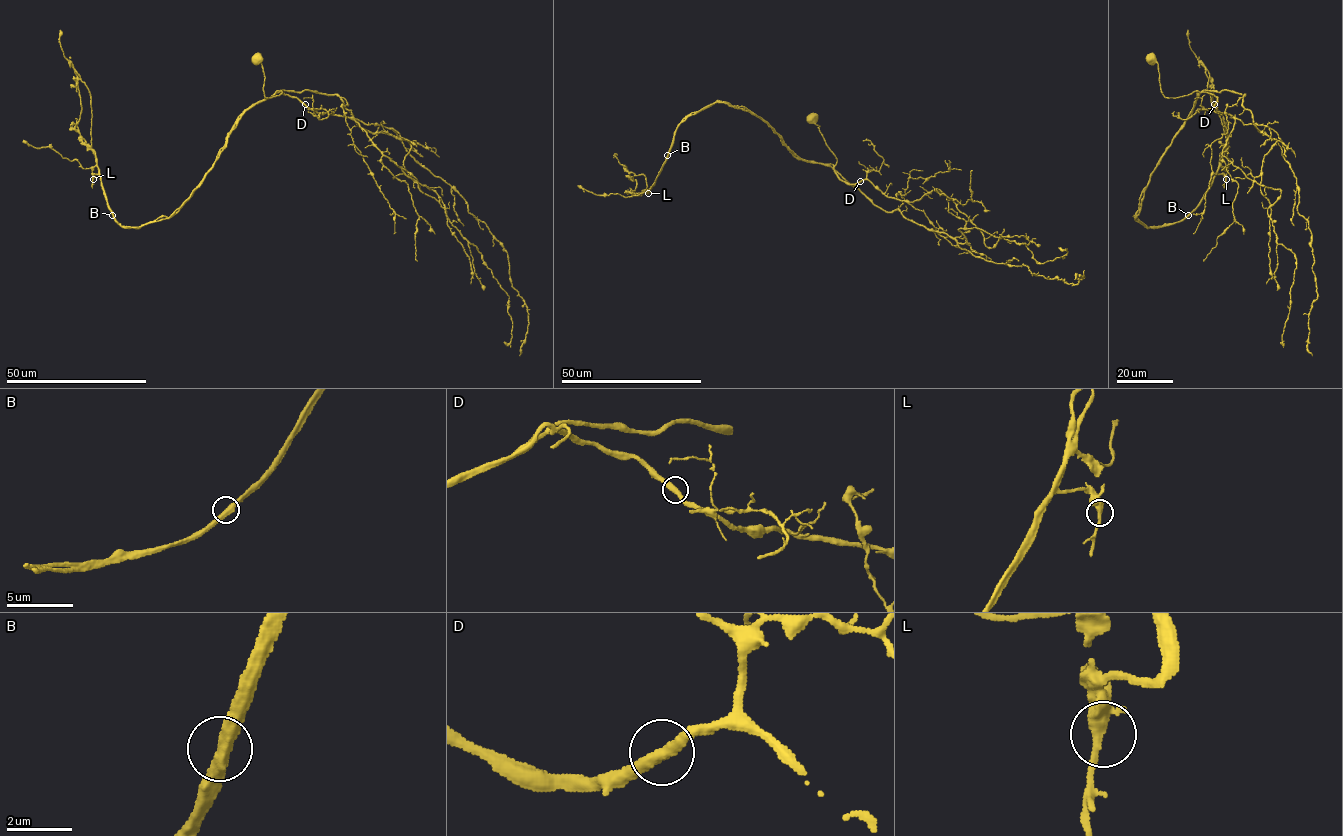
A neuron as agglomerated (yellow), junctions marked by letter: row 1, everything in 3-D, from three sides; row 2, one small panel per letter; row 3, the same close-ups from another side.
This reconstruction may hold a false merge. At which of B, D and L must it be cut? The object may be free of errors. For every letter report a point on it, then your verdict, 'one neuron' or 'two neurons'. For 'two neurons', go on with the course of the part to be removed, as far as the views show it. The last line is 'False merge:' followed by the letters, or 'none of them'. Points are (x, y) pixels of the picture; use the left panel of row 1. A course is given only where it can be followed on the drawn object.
B: place (112, 215); two neurons; course (112, 215), (167, 219), (255, 104), (336, 94), (507, 253), (528, 316), (519, 355)
D: place (305, 104); one neuron
L: place (93, 179); one neuron
False merge: B

